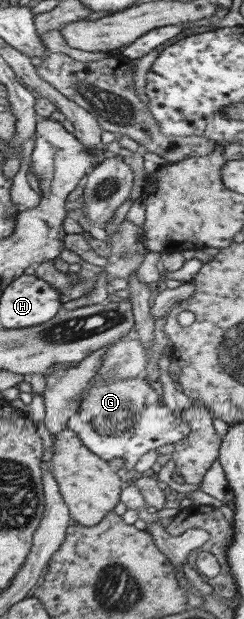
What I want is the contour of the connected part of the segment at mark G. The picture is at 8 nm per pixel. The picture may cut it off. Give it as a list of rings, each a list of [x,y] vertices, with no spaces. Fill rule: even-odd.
[[[143,376],[94,381],[94,385],[88,386],[86,395],[75,413],[67,419],[65,427],[74,431],[83,445],[100,459],[123,458],[120,473],[124,476],[131,473],[136,461],[150,449],[166,443],[174,445],[190,433],[187,423],[160,403],[158,395]]]

